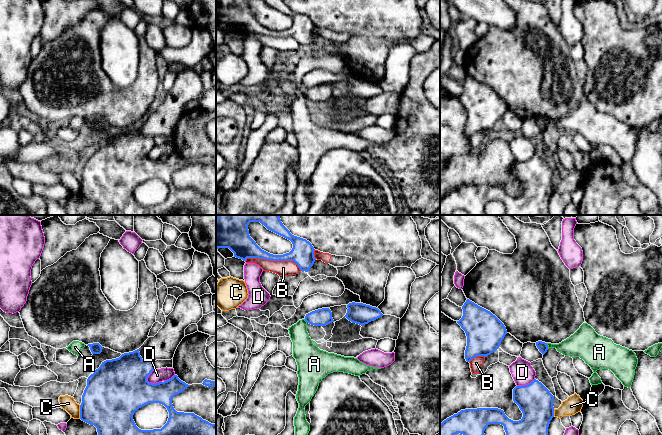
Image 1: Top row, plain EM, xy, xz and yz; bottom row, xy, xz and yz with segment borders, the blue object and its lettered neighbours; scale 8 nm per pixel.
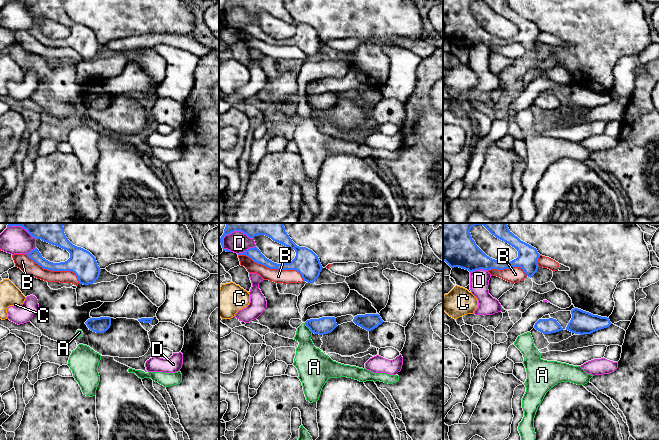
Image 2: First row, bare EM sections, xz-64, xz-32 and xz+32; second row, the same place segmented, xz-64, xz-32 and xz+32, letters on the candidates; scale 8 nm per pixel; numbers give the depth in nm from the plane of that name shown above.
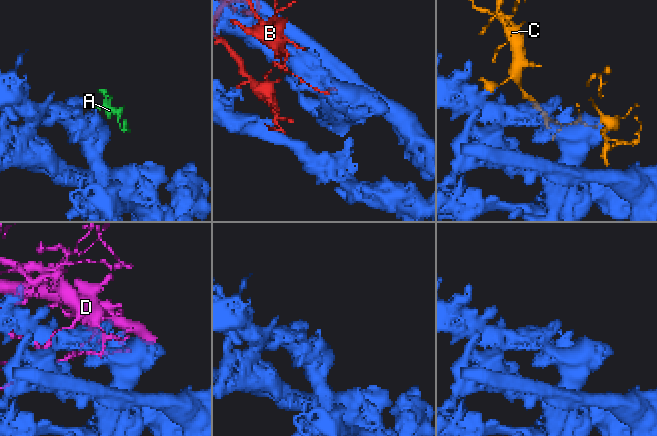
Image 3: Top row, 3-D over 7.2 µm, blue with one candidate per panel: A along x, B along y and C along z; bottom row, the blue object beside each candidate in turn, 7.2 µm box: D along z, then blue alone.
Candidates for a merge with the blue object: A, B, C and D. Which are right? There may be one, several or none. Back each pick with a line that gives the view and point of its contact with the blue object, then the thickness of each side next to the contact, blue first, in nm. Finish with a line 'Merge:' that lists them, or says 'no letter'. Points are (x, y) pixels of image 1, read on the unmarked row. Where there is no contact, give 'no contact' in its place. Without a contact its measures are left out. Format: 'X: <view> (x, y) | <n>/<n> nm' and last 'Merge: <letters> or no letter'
Merge: no letter

